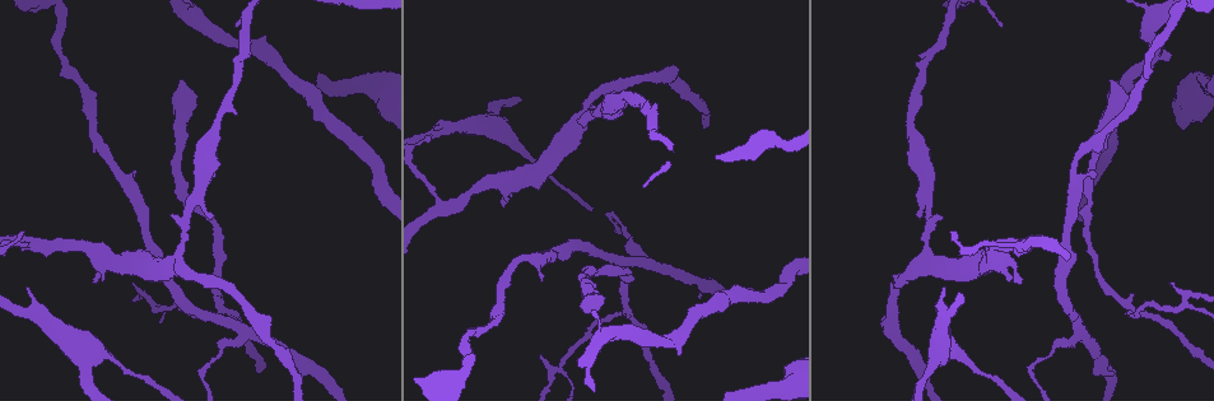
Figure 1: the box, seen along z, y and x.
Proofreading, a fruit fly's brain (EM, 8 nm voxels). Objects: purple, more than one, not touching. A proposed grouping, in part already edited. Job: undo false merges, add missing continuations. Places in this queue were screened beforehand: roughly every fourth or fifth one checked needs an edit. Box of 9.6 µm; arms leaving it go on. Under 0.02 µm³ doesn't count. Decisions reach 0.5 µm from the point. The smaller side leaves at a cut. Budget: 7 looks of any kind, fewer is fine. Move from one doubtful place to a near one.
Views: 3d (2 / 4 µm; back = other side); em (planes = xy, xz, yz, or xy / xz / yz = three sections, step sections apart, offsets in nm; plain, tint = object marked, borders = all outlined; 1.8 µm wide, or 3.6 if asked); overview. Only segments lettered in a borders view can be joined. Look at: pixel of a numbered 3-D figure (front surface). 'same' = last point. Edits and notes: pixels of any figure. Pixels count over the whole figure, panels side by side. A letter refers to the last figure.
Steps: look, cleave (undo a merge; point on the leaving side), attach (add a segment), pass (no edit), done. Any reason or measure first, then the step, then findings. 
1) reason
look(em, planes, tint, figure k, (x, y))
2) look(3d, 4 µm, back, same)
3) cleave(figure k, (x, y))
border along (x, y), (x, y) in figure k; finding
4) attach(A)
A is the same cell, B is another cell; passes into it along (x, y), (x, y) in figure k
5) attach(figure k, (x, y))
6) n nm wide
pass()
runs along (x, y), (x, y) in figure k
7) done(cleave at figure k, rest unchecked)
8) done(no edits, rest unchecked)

three arms meet
look(em, planes, tint, figure 1, (628, 310))

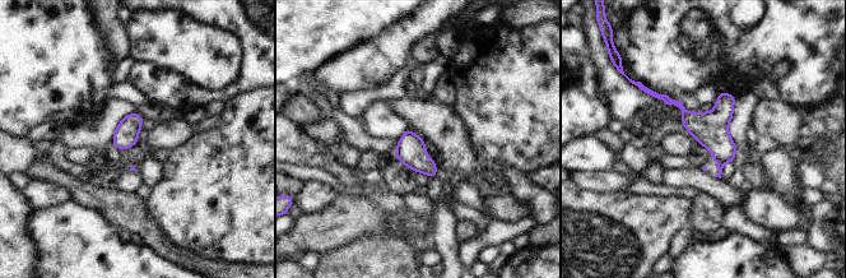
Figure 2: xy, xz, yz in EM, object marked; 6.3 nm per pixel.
see the neighbours
look(em, planes, borders, same)

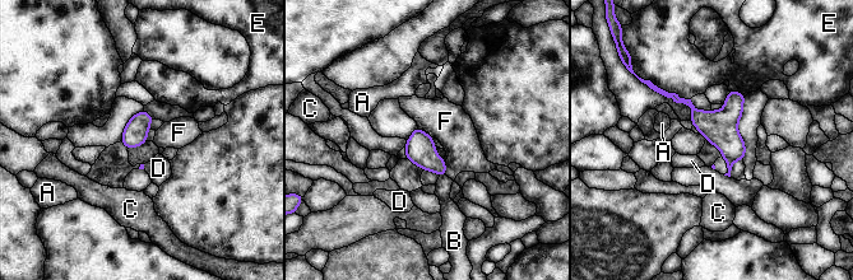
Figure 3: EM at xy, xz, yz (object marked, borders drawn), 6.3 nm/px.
cleave(figure 3, (729, 163))
A, B, C, D, E and F are other cells; border along (722, 154), (733, 162) in figure 3; two cells meet here

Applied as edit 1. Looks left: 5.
redraw
look(overview)

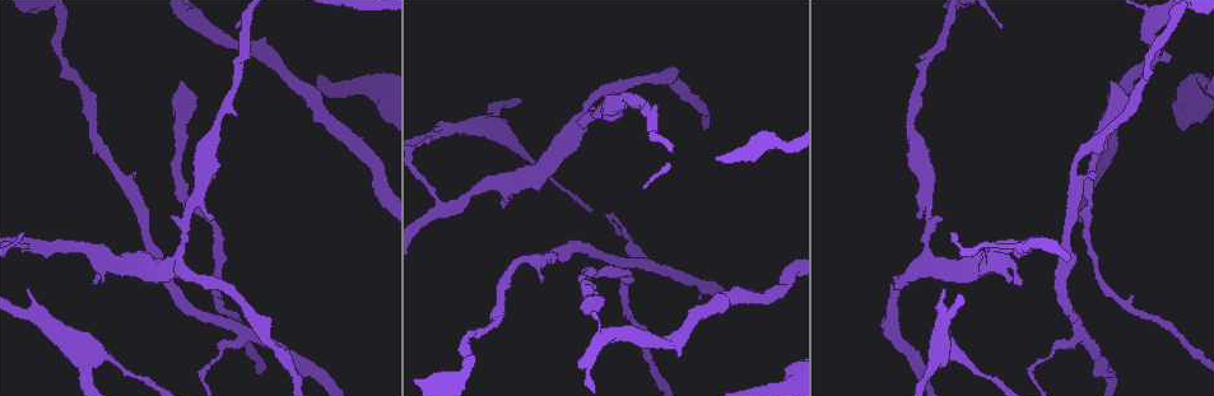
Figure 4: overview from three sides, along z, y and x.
look(em, xy, step 16, borders, figure 4, (541, 281))

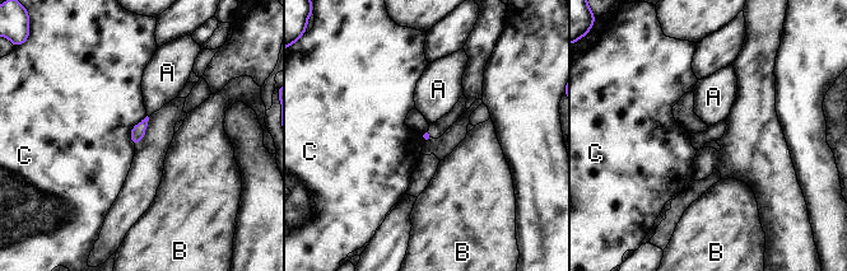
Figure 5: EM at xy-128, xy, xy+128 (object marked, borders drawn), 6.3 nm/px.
look(em, planes, borders, same)

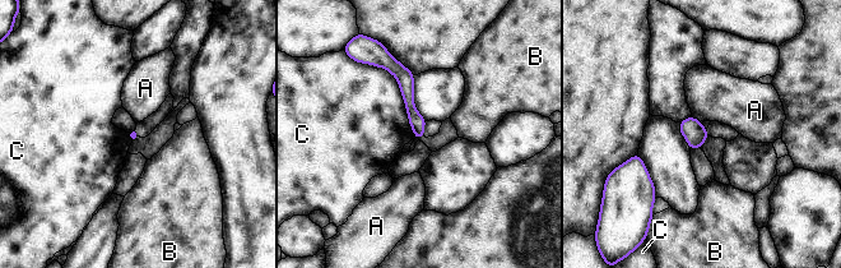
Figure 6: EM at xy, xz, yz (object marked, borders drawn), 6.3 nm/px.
C touches over 550 nm
pass()
A, B and C are other cells; no lettered segment goes on from it

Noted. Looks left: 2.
done(cleave at figure 3, rest unchecked)

